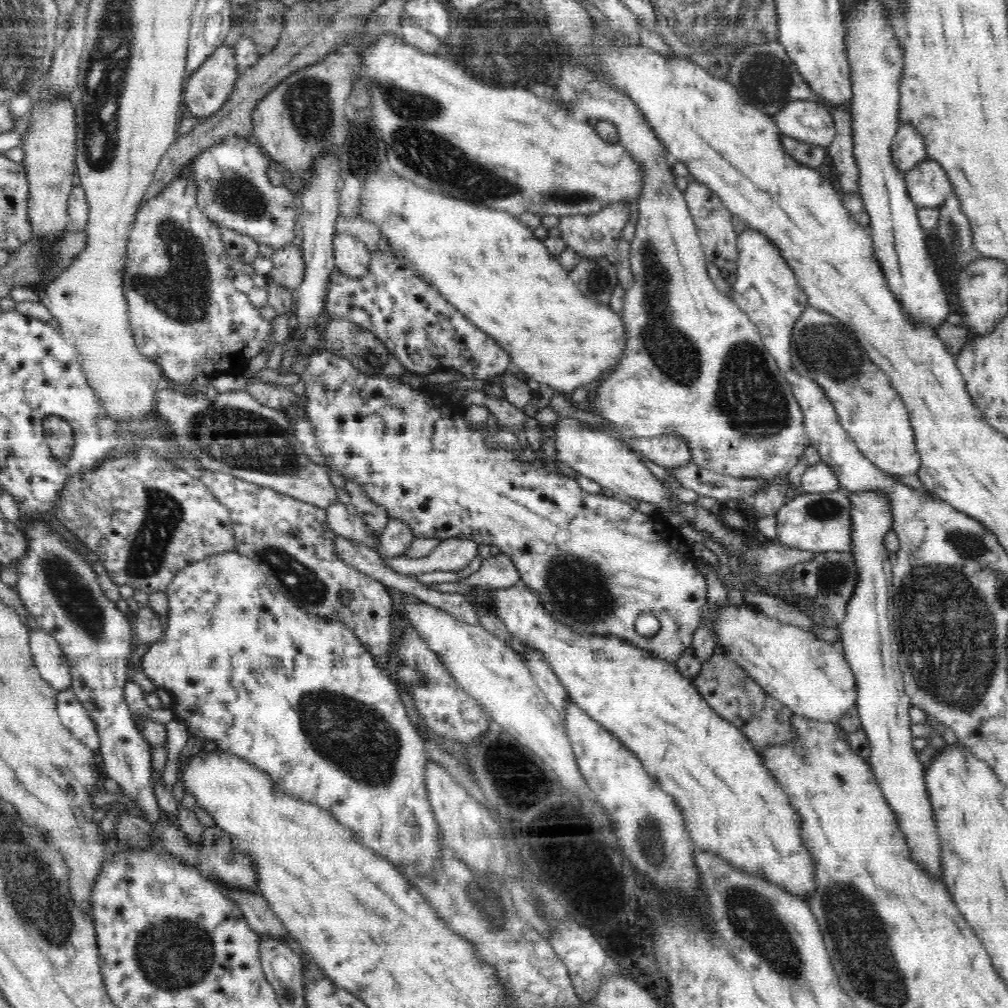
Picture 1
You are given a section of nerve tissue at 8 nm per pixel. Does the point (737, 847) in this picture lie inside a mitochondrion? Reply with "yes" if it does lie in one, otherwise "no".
no

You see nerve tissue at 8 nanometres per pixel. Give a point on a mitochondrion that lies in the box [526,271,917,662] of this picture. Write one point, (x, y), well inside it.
(749, 397)

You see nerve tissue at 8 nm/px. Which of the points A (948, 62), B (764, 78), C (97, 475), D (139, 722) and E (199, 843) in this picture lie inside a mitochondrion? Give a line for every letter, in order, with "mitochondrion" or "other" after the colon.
A: other
B: mitochondrion
C: other
D: other
E: other

